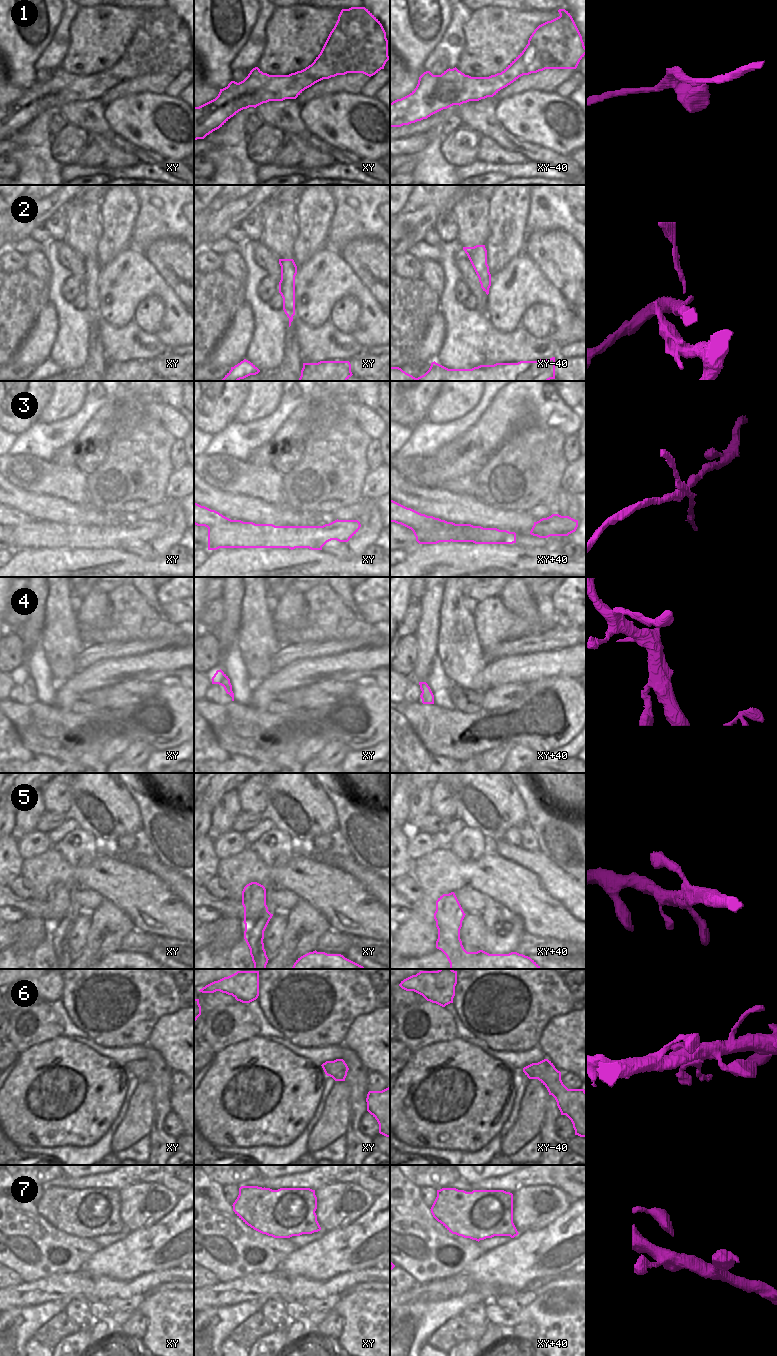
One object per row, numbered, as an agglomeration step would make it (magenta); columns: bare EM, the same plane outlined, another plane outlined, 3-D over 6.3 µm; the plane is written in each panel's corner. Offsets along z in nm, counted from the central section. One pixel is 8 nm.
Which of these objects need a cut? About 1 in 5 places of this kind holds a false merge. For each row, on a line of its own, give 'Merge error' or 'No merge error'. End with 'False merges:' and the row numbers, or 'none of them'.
1: No merge error
2: Merge error
3: Merge error
4: No merge error
5: No merge error
6: No merge error
7: No merge error
False merges: 2, 3.

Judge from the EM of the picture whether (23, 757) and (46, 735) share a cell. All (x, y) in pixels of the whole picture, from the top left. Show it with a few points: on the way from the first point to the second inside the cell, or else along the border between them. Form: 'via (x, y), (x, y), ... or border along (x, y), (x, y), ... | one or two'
border along (16, 731), (22, 744), (34, 755) | two

